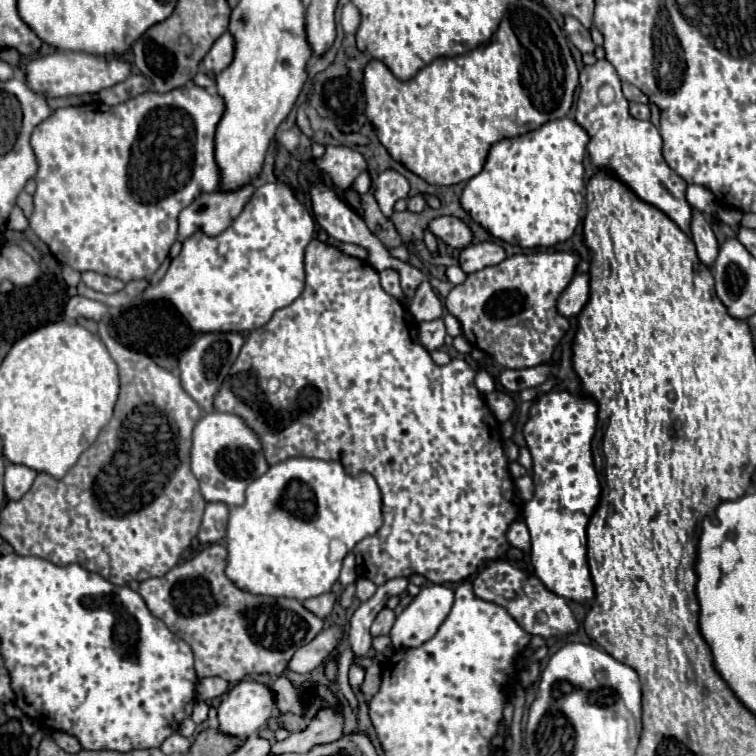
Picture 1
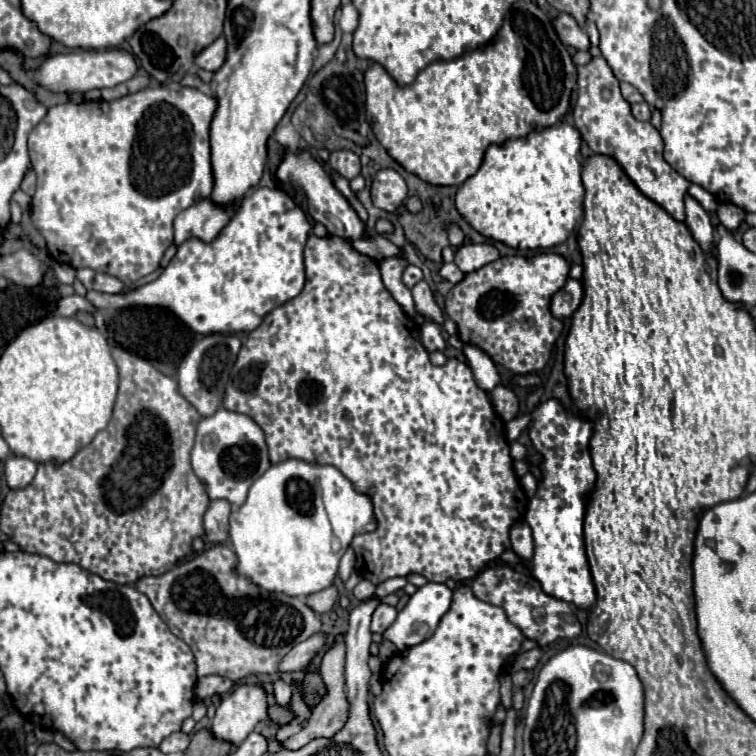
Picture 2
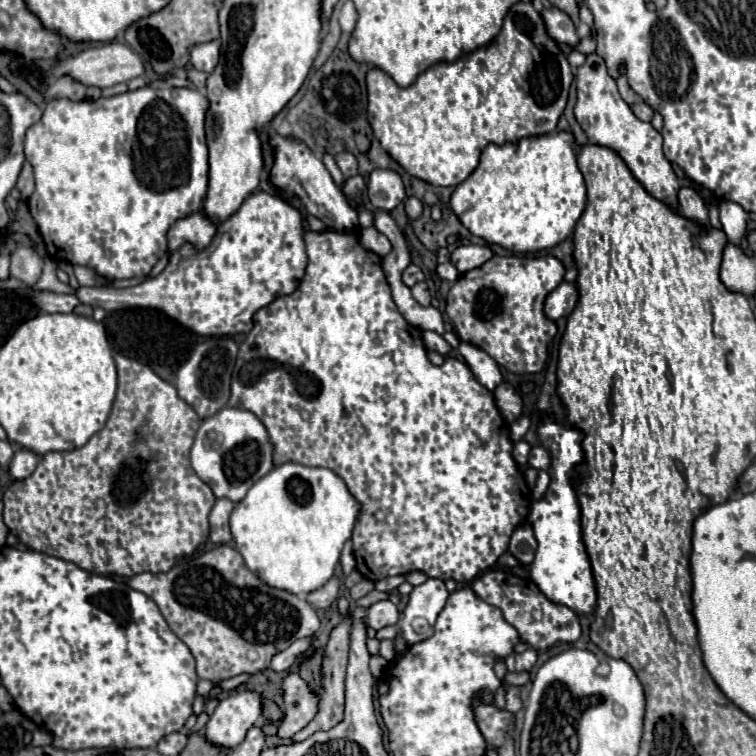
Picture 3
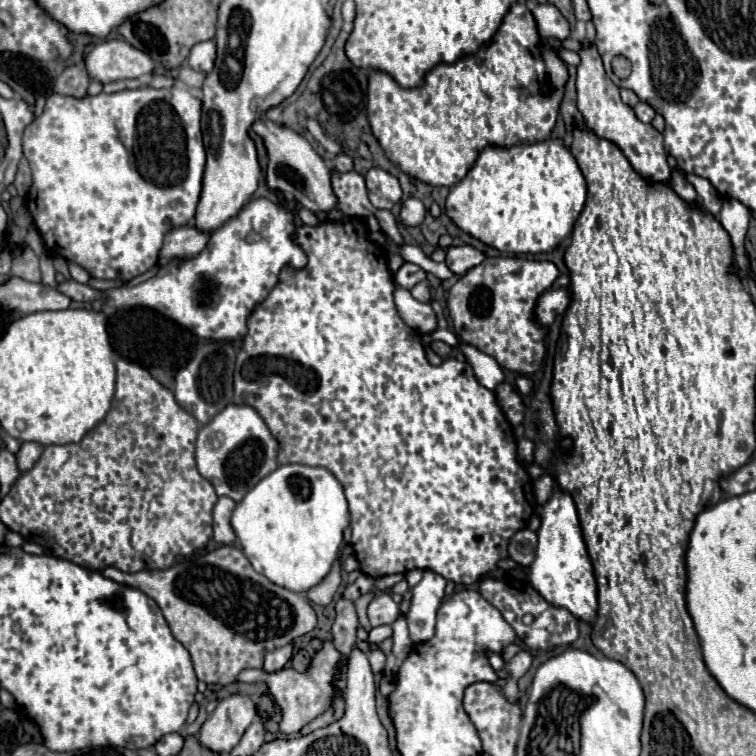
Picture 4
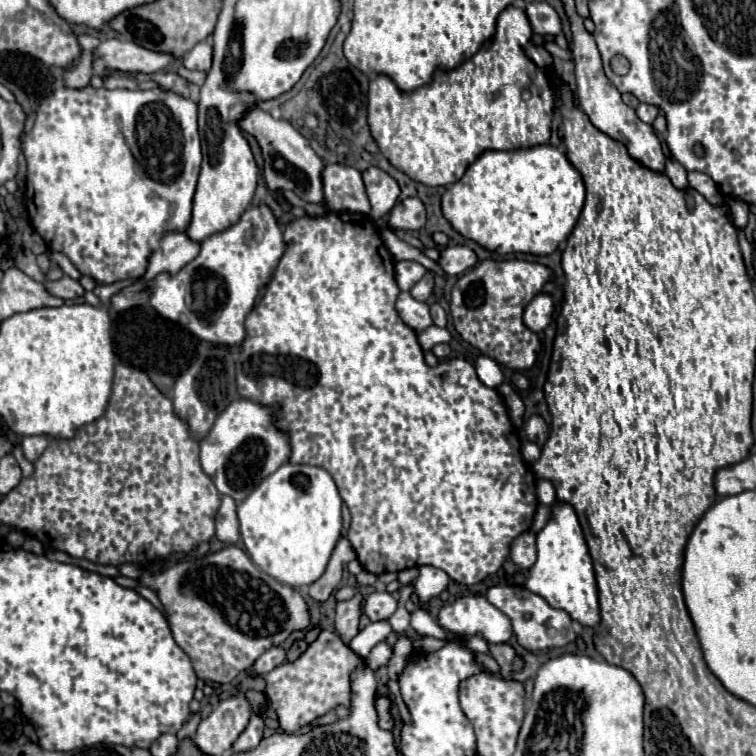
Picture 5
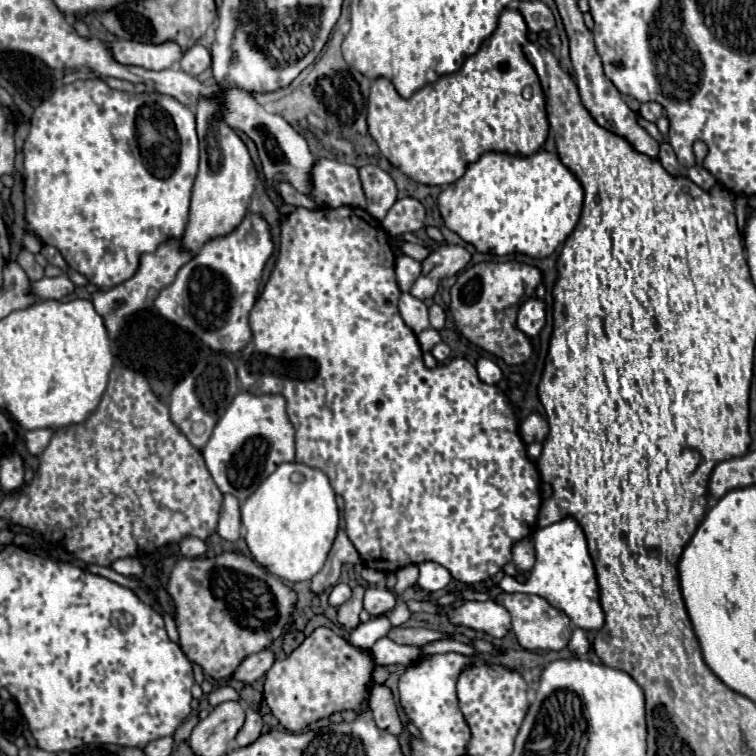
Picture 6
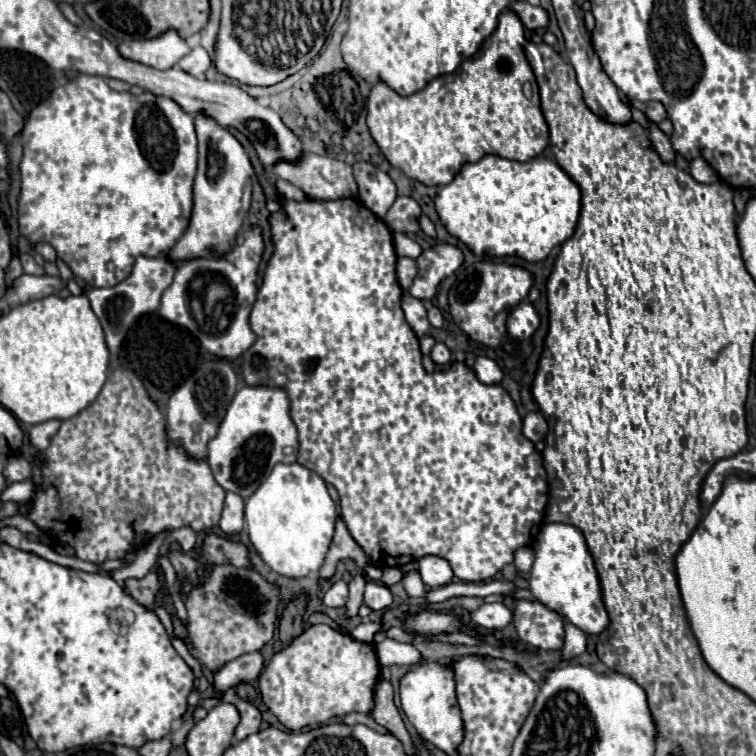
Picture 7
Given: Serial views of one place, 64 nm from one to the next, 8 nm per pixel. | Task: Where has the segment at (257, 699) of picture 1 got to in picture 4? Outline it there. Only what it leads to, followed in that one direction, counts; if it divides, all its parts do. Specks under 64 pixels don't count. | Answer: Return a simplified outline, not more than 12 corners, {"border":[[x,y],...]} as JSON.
{"border":[[250,696],[218,702],[200,728],[200,744],[228,754],[256,718]]}

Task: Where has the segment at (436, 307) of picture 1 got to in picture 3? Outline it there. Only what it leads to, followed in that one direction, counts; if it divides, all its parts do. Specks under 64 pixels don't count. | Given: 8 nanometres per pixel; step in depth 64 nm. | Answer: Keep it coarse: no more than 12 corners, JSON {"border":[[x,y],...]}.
{"border":[[426,282],[412,286],[412,296],[422,306],[430,306]]}

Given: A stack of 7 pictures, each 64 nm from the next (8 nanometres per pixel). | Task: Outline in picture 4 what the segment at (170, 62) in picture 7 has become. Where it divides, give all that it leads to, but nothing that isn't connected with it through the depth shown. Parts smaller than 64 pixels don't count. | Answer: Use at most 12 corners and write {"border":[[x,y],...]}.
{"border":[[104,40],[86,58],[102,84],[150,74],[154,60],[124,40]]}

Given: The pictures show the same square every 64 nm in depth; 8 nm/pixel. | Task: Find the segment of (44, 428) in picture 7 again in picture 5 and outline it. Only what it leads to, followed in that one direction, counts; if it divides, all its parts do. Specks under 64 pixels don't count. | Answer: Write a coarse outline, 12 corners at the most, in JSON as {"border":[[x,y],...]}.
{"border":[[26,436],[24,456],[34,462],[48,446],[48,436]]}

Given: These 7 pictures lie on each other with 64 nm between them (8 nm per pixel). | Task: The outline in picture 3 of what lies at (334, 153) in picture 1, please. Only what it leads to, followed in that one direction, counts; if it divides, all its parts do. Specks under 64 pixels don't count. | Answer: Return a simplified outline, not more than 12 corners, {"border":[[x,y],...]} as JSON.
{"border":[[340,152],[336,164],[344,176],[358,174],[358,162],[350,152]]}

